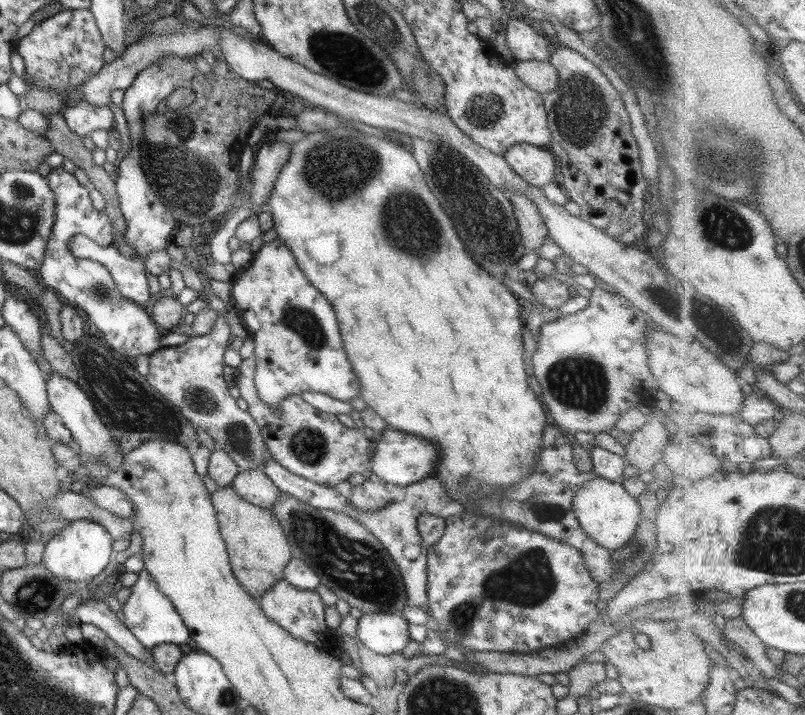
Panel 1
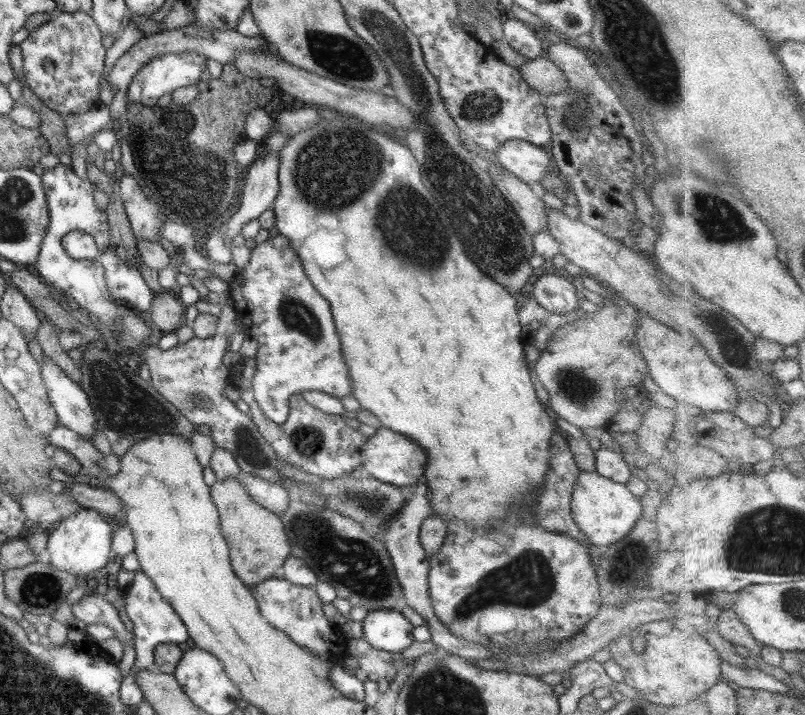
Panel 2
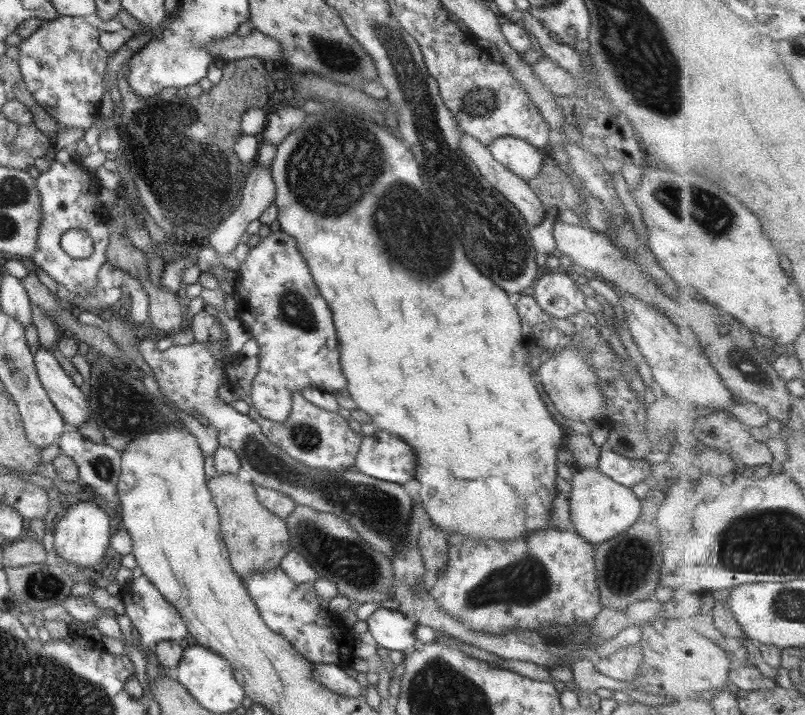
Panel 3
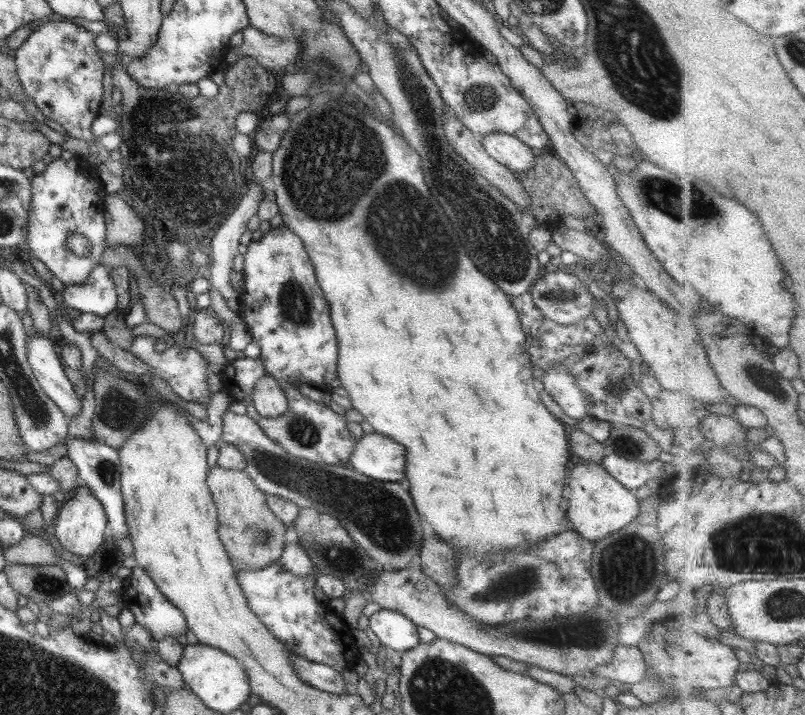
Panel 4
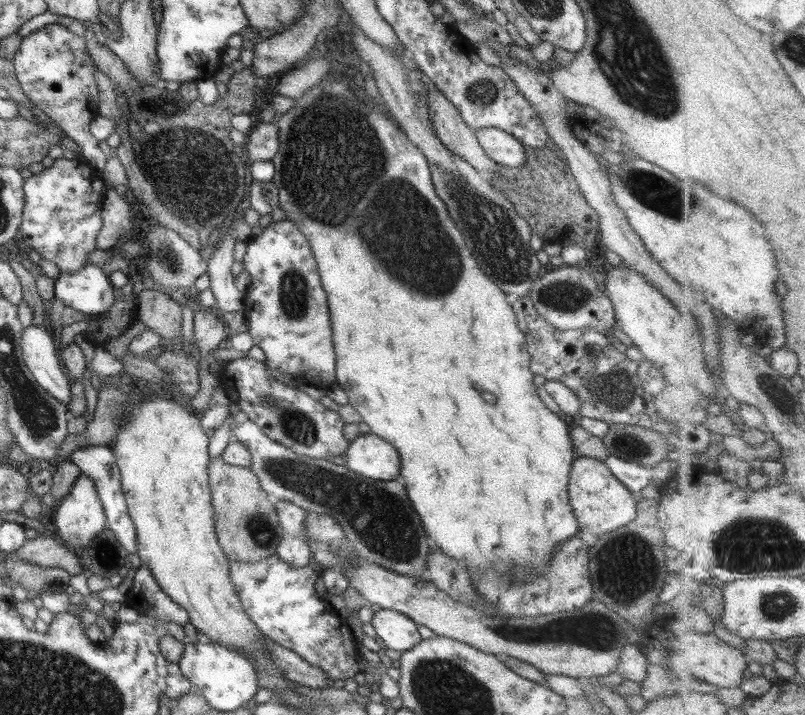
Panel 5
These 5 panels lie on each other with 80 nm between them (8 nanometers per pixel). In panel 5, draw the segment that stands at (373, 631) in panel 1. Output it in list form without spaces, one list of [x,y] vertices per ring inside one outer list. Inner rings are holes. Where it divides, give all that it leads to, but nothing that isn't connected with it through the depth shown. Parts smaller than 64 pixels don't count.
[[[382,610],[373,613],[369,623],[374,629],[373,635],[383,642],[385,649],[405,653],[421,641],[418,626],[401,614]]]

